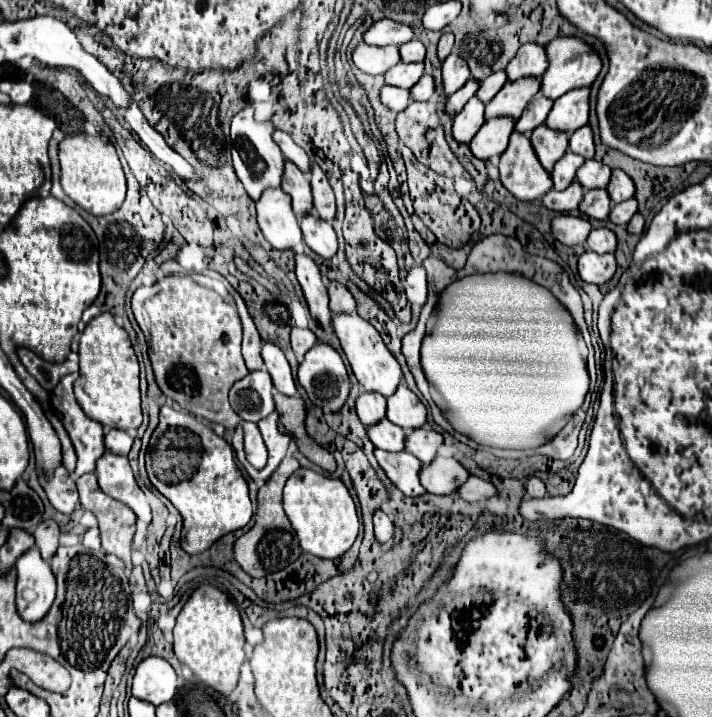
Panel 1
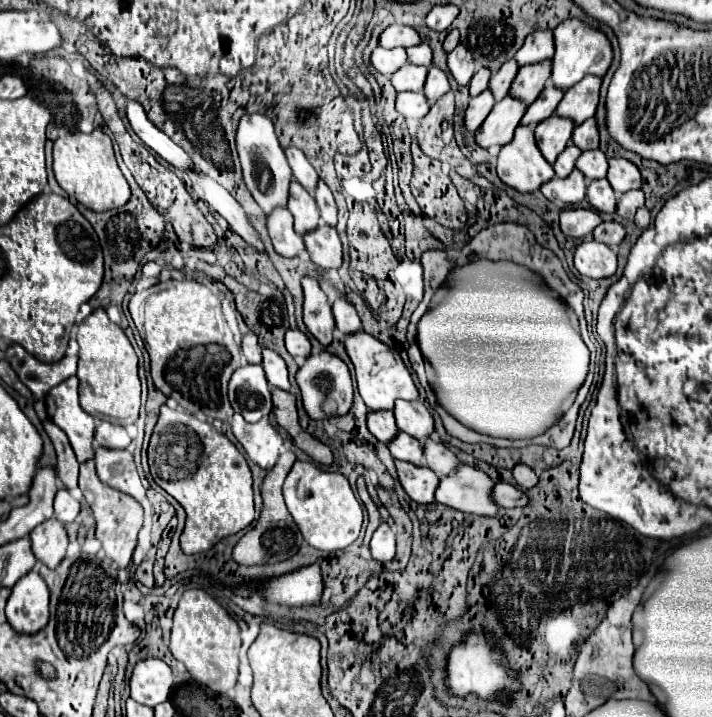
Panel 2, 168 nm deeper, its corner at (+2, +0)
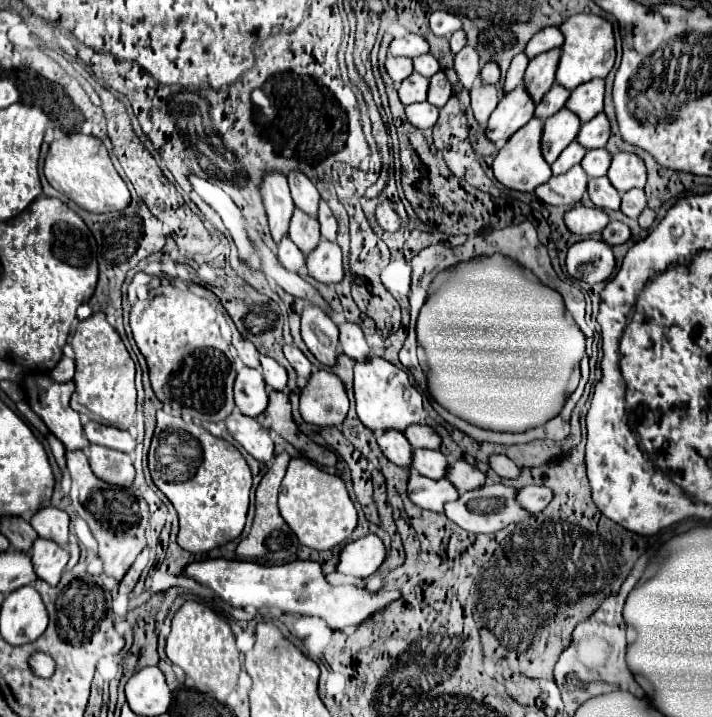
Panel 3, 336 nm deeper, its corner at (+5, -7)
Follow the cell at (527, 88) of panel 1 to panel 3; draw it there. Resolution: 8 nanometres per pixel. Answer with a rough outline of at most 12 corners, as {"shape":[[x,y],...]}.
{"shape":[[559,49],[529,61],[523,85],[535,105],[551,89]]}

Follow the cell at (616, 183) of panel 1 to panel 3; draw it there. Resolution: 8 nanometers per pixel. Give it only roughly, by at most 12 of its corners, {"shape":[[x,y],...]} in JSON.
{"shape":[[617,153],[607,171],[611,185],[625,191],[645,187],[645,163]]}

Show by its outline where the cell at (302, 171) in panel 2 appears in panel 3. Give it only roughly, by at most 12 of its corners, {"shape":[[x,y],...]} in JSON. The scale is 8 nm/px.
{"shape":[[289,171],[295,205],[317,215],[319,191],[301,171]]}

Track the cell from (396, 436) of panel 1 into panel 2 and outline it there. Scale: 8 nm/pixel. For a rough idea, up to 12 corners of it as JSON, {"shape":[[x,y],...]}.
{"shape":[[400,432],[388,446],[396,460],[422,464],[424,444]]}

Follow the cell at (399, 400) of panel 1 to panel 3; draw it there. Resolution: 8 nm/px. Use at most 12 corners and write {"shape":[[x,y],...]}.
{"shape":[[425,423],[403,431],[413,447],[439,449],[441,437]]}

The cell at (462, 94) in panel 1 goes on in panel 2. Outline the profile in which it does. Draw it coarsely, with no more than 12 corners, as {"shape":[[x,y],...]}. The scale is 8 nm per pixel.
{"shape":[[480,68],[470,82],[470,96],[488,88],[490,70]]}

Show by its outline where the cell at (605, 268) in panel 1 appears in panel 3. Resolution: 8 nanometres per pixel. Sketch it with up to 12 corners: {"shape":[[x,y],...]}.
{"shape":[[601,239],[569,247],[571,277],[595,285],[611,277],[615,257]]}

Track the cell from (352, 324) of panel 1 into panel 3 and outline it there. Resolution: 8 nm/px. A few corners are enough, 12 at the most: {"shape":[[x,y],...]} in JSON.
{"shape":[[381,357],[355,363],[361,423],[383,431],[423,421],[421,393]]}

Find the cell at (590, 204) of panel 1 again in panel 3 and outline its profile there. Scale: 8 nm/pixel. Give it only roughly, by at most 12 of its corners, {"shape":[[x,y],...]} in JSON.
{"shape":[[607,177],[589,179],[589,199],[603,211],[619,211],[621,197]]}

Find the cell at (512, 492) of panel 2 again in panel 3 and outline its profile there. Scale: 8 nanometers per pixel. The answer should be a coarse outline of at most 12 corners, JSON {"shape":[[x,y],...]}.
{"shape":[[529,485],[517,491],[527,513],[543,511],[553,499],[551,489]]}

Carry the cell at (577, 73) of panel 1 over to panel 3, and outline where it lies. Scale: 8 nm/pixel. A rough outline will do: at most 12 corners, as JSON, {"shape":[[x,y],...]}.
{"shape":[[573,15],[557,83],[573,91],[609,75],[615,39],[609,21]]}

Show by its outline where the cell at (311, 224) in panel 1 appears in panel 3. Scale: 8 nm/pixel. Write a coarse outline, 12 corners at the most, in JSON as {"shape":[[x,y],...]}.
{"shape":[[321,239],[307,255],[321,283],[343,279],[341,247]]}

